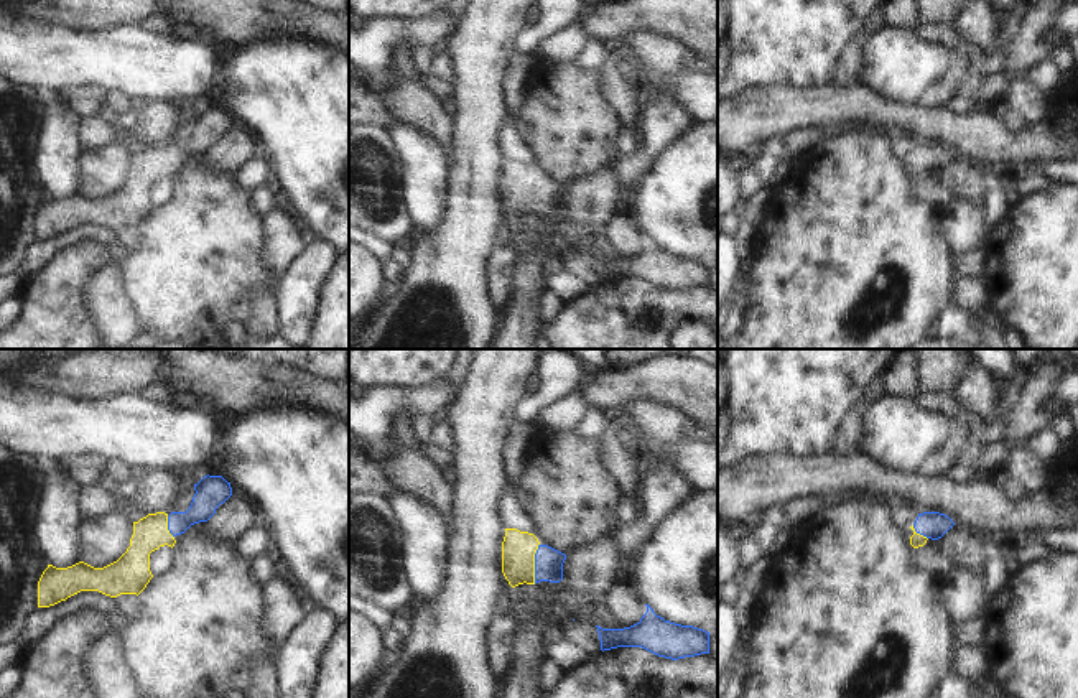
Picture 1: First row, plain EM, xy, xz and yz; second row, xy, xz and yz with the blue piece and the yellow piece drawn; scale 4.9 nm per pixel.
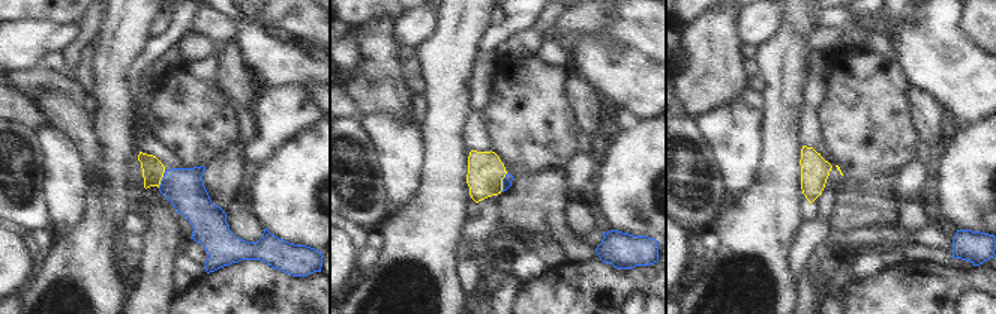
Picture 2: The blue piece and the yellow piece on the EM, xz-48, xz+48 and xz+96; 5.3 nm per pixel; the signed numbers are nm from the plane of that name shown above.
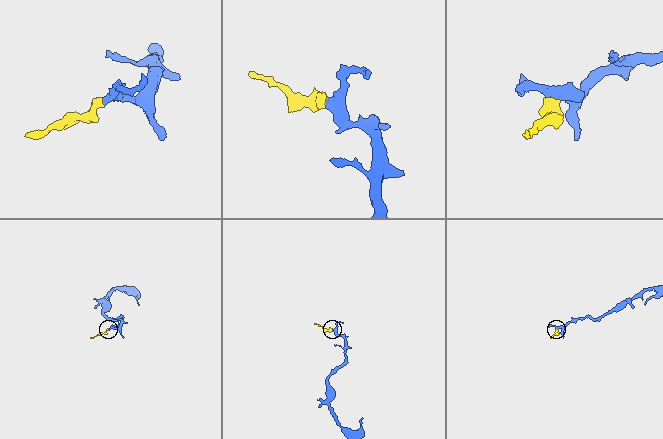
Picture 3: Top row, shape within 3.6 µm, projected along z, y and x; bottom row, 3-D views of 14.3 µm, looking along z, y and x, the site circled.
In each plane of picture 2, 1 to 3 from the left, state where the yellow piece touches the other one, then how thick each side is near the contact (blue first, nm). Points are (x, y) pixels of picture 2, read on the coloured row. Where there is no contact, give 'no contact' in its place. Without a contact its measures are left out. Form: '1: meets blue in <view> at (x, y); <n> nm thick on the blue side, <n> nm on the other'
1: meets blue in xz-48 at (162, 179); 220 nm thick on the blue side, 120 nm on the other
2: meets blue in xz+48 at (503, 182); 50 nm thick on the blue side, 190 nm on the other
3: no contact

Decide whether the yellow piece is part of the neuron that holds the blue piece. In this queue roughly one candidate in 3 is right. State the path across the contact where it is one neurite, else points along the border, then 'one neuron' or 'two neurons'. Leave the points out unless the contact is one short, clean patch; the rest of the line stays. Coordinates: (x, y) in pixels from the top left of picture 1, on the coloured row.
across xz (548, 563), (535, 563), (519, 549) | one neuron

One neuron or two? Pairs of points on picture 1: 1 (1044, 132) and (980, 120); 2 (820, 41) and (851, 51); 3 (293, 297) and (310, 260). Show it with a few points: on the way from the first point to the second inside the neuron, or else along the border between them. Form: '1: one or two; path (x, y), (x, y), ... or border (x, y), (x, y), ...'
1: one; path (1027, 137), (996, 137)
2: two; border (858, 32), (845, 46), (836, 68)
3: one; path (298, 288), (308, 269)

